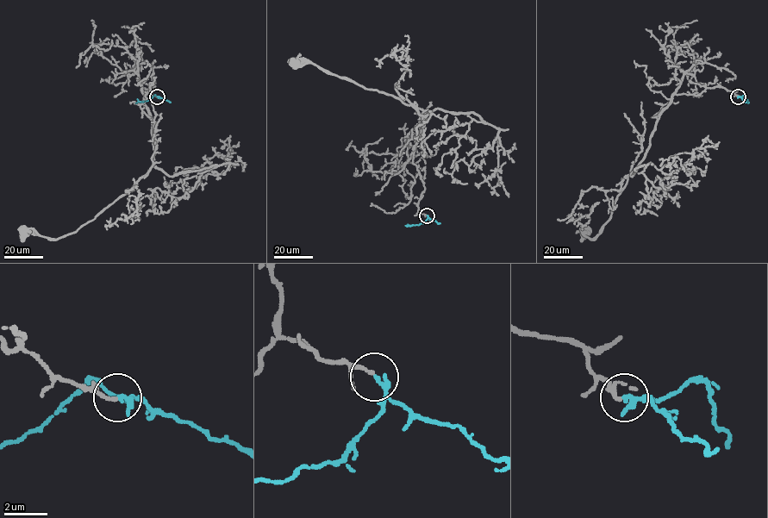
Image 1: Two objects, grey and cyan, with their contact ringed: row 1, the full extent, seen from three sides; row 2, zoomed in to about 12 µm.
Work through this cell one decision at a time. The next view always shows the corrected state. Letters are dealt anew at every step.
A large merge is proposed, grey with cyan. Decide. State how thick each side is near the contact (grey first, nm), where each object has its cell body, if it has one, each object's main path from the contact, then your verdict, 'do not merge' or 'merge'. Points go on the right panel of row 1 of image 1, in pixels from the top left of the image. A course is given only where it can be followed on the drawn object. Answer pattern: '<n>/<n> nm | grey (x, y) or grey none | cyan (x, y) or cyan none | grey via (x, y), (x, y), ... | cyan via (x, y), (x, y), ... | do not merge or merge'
170/200 nm | grey (585, 232) | cyan none | grey via (737, 96), (716, 87), (696, 96), (674, 94), (611, 216), (593, 239), (585, 234) | cyan via (738, 96), (745, 96), (748, 102) | merge

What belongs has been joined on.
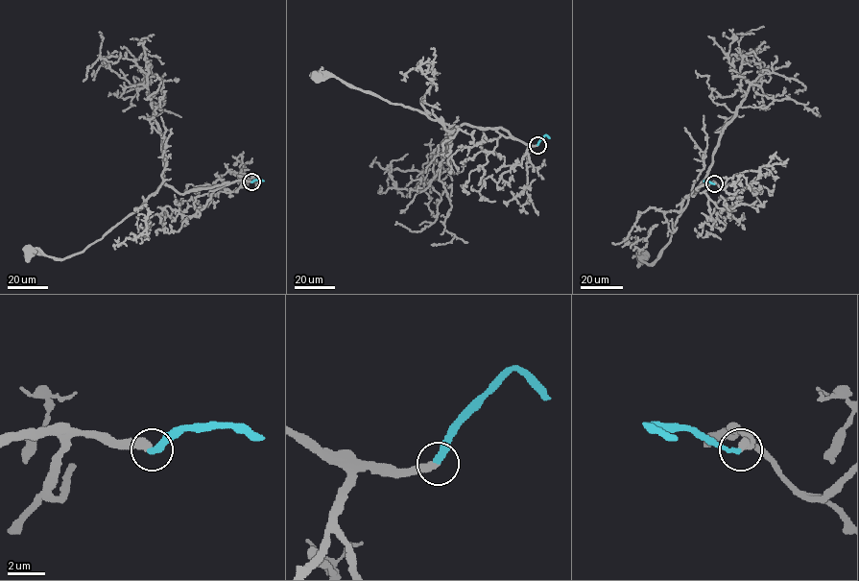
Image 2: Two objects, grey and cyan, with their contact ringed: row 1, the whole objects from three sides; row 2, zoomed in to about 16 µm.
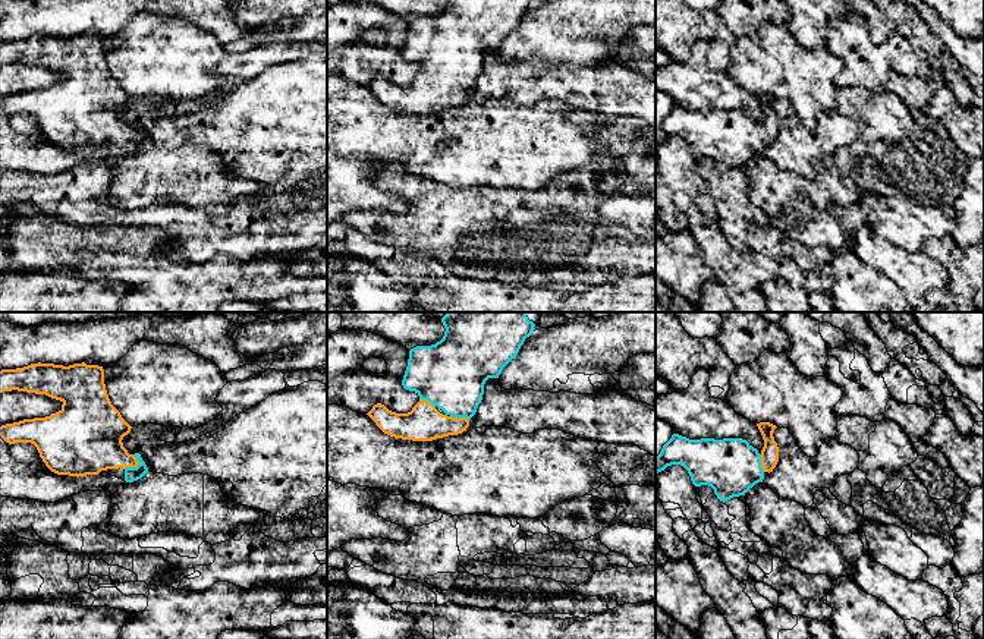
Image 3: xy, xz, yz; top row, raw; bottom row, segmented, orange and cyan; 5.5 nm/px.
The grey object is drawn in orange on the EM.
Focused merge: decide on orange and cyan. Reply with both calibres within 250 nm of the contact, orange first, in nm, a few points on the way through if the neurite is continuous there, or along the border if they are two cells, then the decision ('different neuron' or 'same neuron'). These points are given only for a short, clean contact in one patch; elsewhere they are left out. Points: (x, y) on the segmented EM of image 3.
280 nm thick on the orange side, 80 nm on the other; runs through xy (96, 444), (135, 466), (131, 474); same neuron

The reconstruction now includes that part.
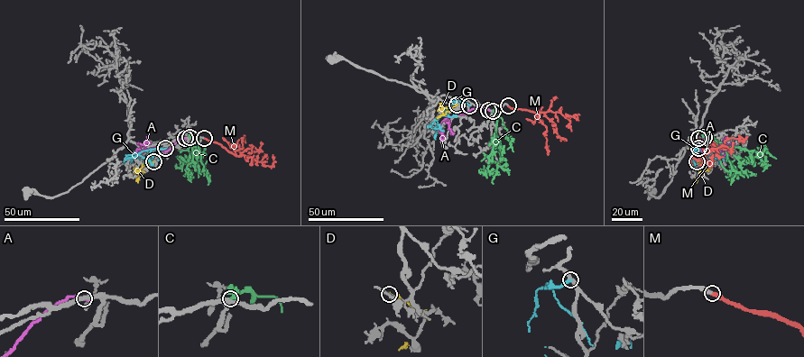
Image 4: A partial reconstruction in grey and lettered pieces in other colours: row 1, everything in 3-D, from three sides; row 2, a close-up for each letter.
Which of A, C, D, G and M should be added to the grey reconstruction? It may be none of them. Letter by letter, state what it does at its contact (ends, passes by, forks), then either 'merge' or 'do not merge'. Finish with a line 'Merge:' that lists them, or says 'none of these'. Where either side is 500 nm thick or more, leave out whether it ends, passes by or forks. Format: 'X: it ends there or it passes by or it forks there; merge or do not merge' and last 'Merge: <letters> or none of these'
A: it ends there; do not merge
C: it passes by; do not merge
D: it ends there; do not merge
G: it ends there; do not merge
M: it ends there; merge
Merge: M

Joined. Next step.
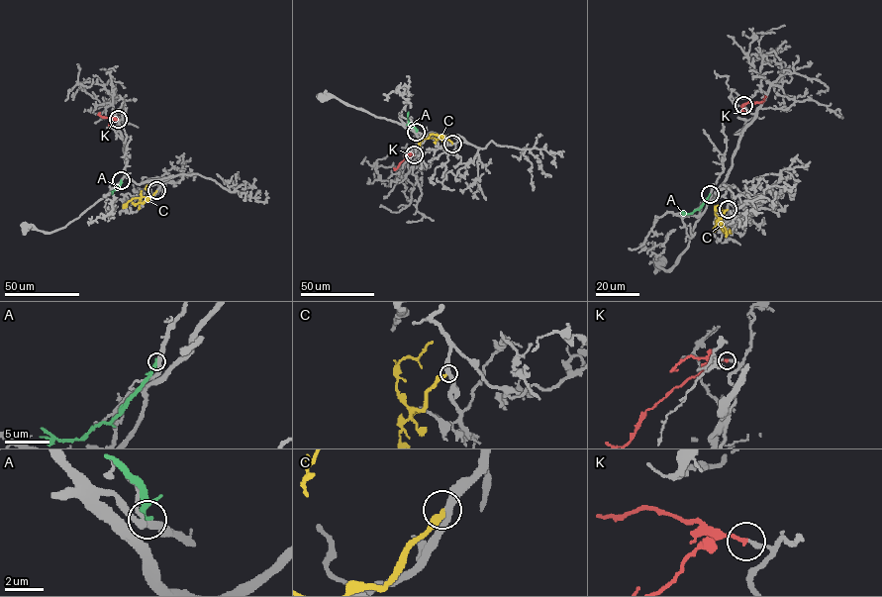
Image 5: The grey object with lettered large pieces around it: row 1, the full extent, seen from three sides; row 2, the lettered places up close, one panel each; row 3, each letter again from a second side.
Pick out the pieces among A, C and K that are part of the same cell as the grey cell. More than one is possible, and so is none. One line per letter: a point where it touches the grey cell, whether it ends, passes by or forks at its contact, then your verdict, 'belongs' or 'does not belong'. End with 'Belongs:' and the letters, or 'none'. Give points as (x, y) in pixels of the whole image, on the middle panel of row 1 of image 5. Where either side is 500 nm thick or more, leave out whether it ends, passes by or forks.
A: (416, 132) | it ends | does not belong
C: (452, 144) | it ends | does not belong
K: (414, 154) | it ends | belongs
Belongs: K

